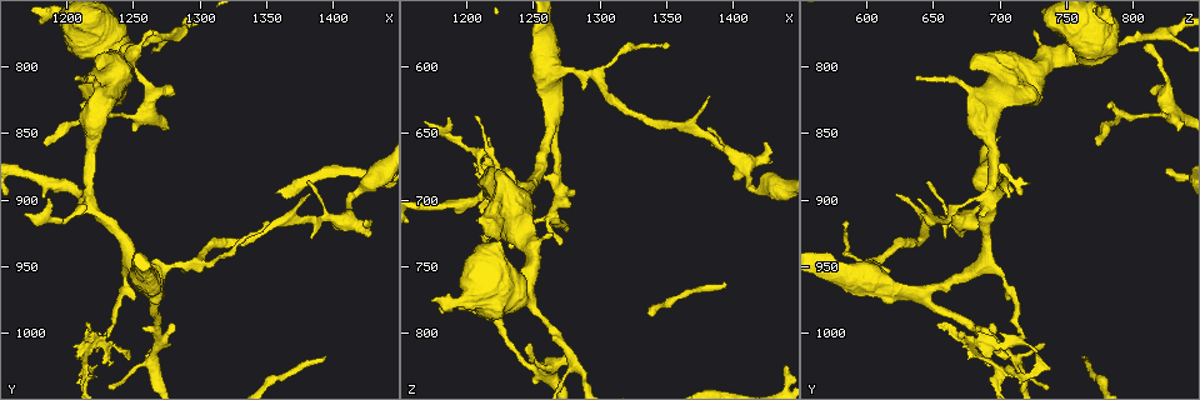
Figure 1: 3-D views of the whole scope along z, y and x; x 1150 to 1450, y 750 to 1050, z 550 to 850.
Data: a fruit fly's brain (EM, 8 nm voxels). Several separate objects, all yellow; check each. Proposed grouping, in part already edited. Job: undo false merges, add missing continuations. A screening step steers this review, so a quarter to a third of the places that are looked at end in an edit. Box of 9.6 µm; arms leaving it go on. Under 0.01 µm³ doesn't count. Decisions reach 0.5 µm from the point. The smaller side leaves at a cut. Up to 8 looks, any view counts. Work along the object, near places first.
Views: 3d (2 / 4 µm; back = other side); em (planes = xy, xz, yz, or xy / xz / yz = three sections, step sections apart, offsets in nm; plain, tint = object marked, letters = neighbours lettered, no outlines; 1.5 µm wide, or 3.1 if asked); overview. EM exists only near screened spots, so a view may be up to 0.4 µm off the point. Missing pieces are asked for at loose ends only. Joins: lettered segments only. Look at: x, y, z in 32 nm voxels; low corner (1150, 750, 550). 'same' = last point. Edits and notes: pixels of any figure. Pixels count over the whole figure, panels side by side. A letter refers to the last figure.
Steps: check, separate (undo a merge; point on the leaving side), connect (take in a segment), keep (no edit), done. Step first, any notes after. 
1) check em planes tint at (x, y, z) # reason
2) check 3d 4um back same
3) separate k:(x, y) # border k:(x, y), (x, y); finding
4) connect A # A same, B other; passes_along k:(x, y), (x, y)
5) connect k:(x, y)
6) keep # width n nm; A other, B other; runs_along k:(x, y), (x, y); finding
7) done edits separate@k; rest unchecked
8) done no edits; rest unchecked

check em planes plain at (1422, 916, 658) # free end

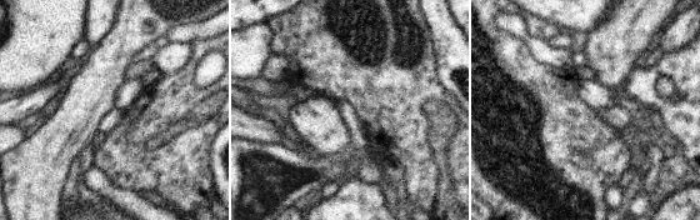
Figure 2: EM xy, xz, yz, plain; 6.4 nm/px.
check em planes letters same # see the neighbours

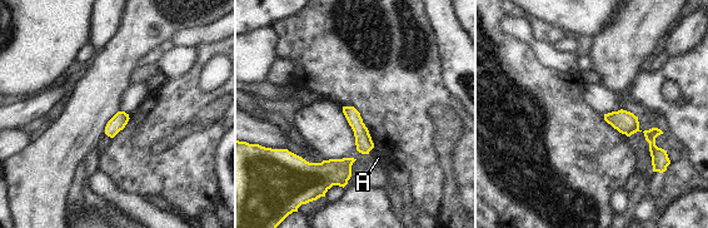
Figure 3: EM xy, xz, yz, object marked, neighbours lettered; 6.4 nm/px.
keep # A other; border 3:(373, 147), (368, 153); no lettered segment goes on from it

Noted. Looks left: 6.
check em planes letters at (1352, 916, 586)

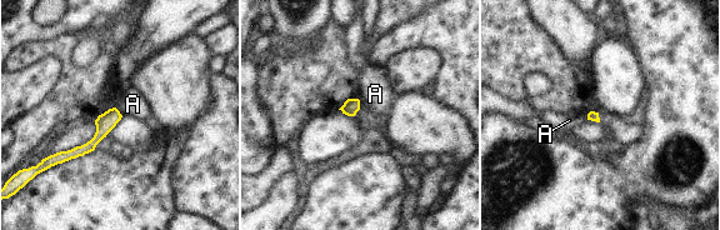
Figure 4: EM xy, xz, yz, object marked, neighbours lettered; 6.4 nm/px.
keep # A other; none of them fits

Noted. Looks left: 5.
check em planes letters at (1182, 858, 772) # thin end

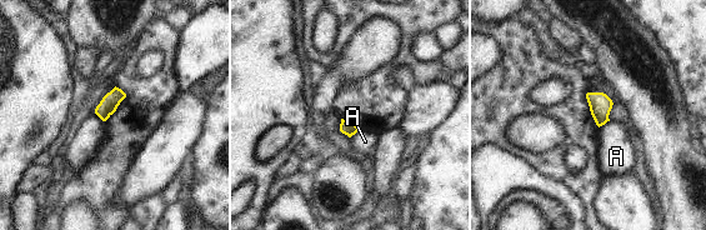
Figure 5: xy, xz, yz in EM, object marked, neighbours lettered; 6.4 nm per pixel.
keep # width 90 nm; A other; border 5:(609, 120), (599, 126); none of them fits

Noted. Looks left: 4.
done no edits; rest unchecked

